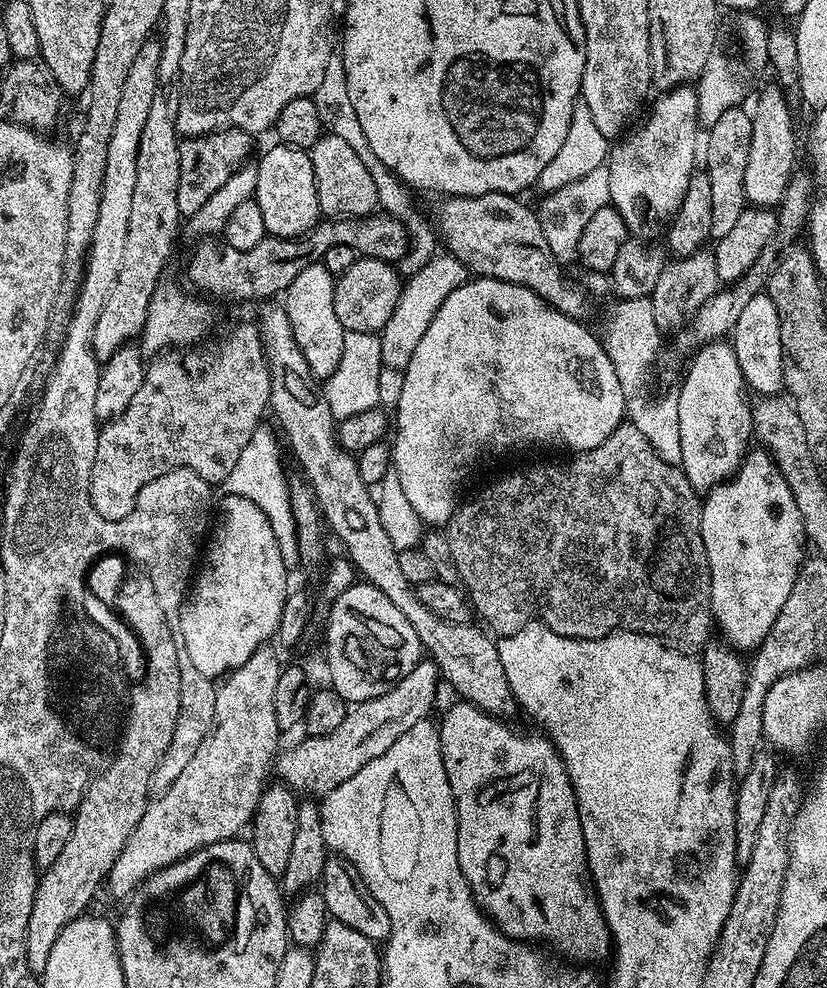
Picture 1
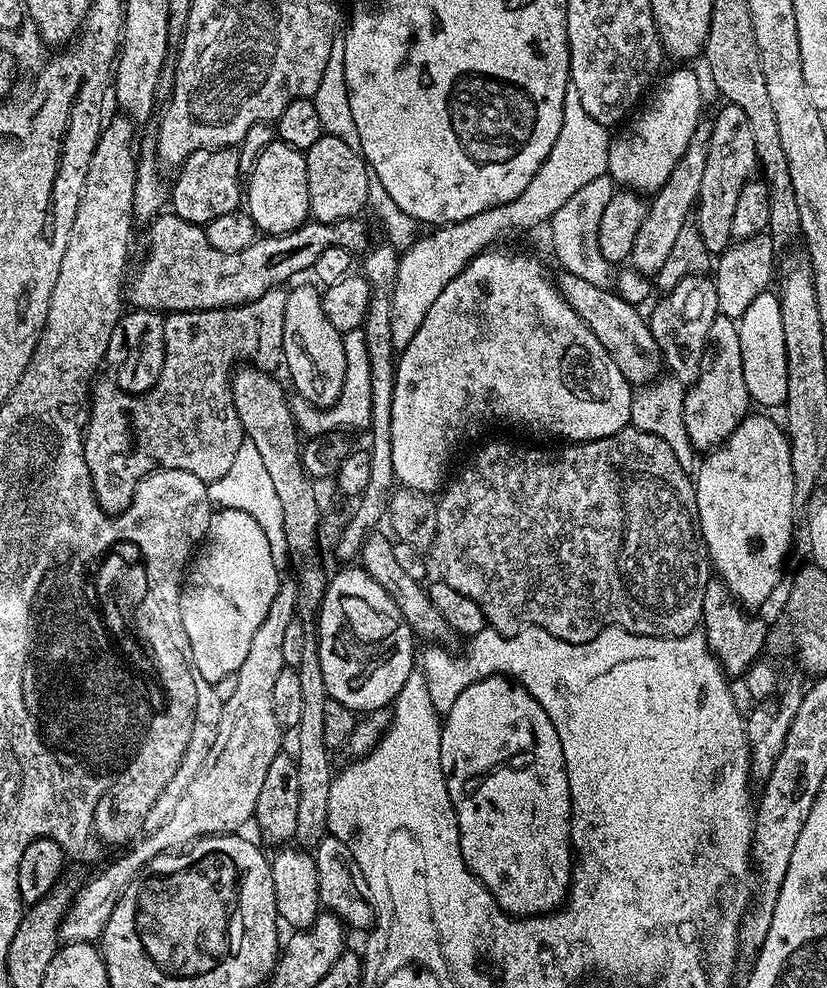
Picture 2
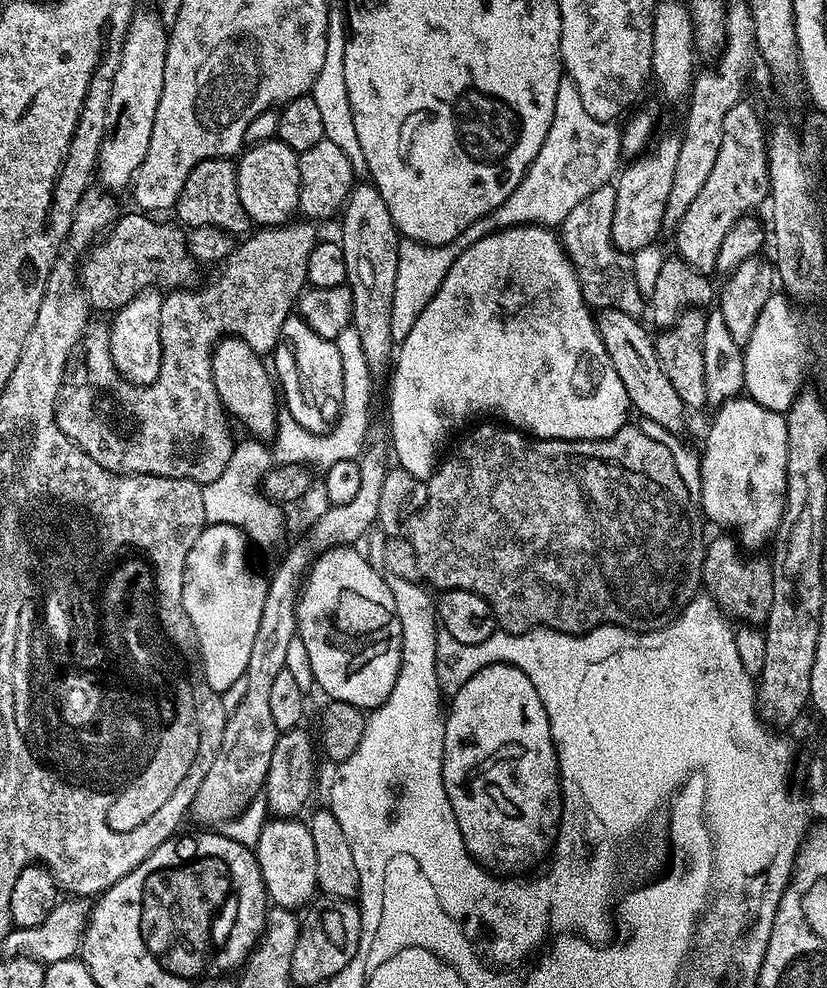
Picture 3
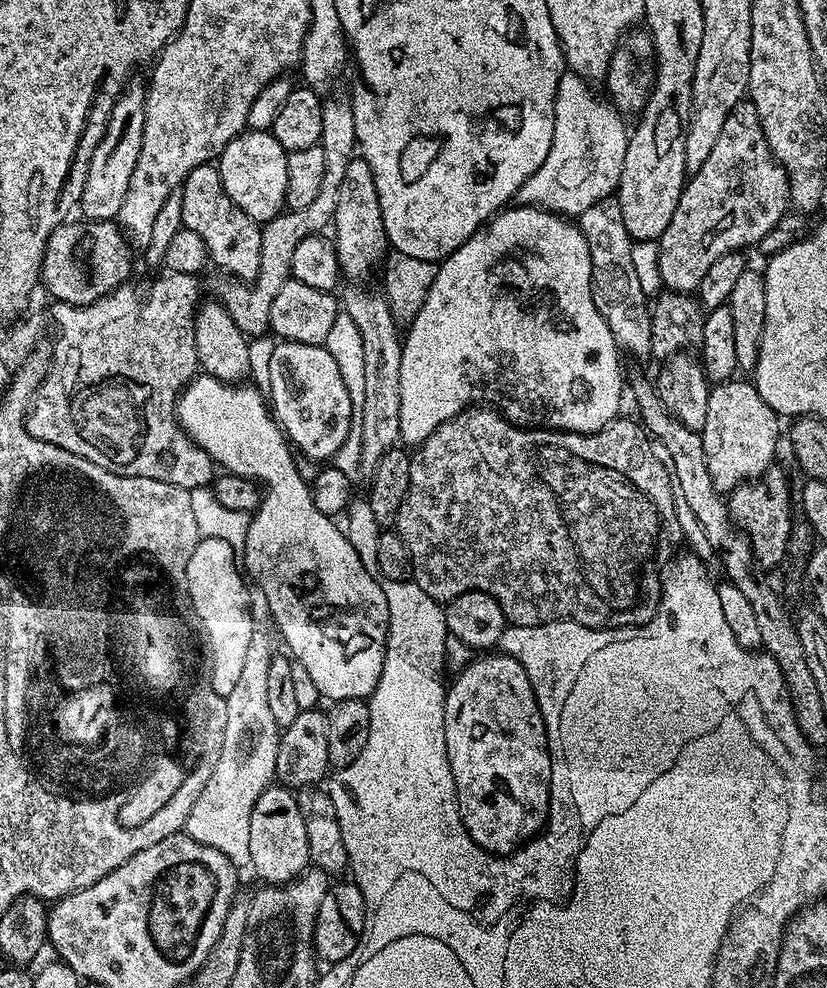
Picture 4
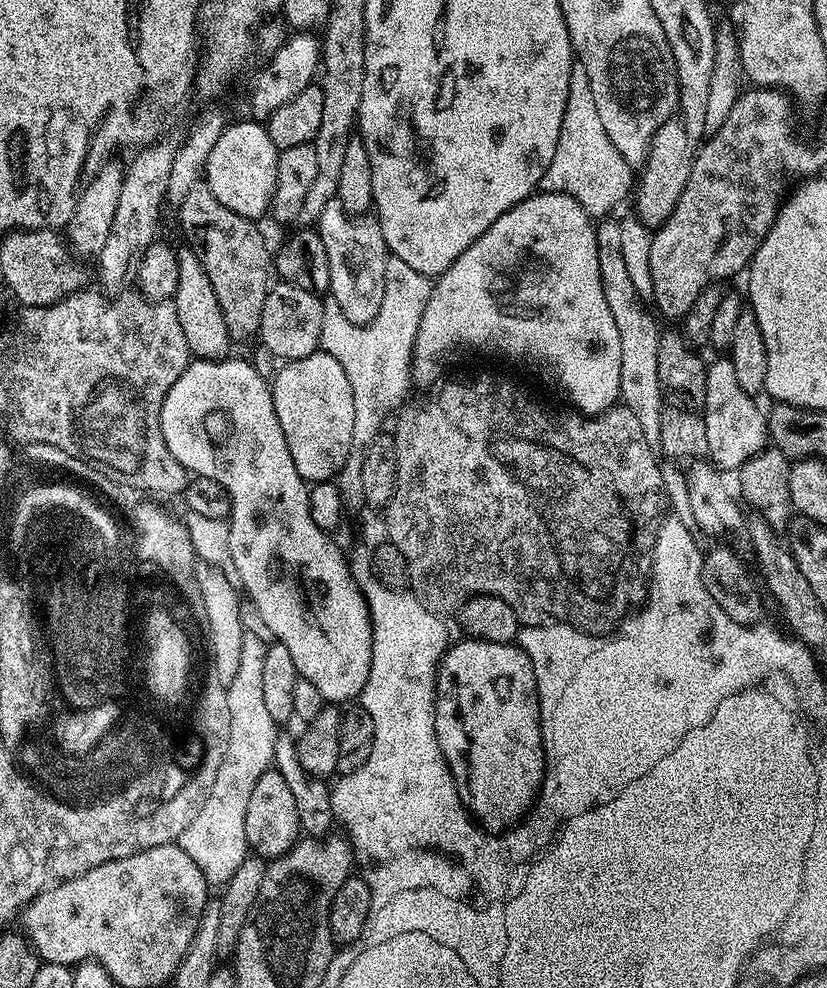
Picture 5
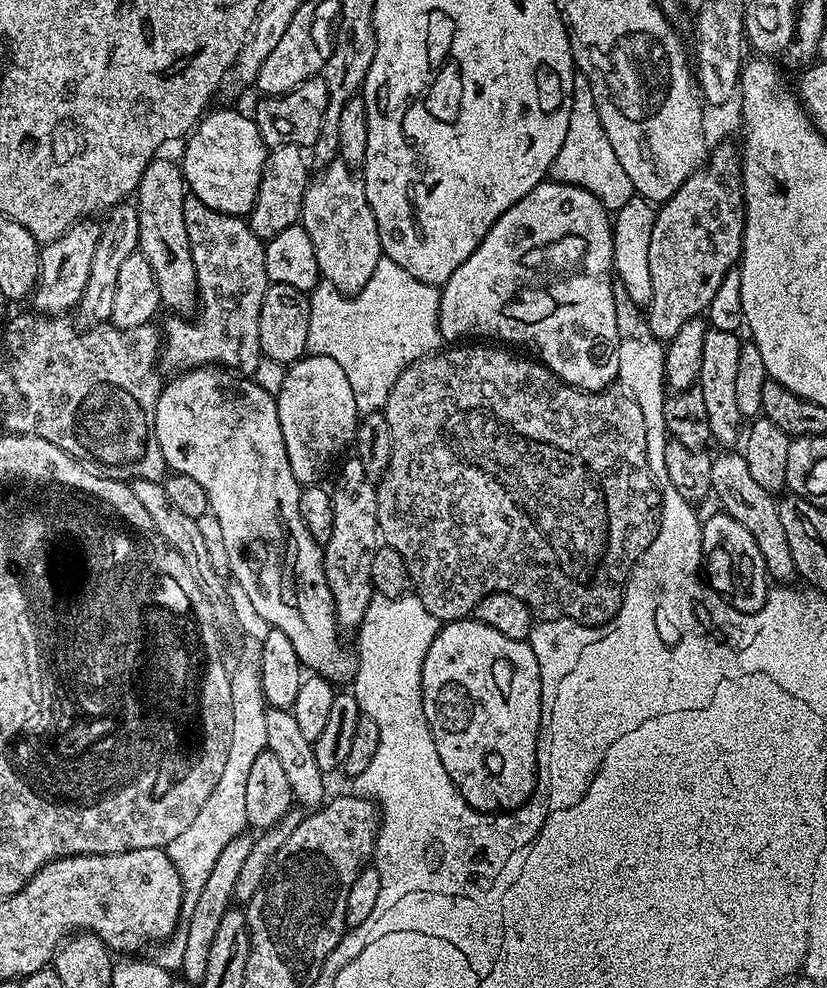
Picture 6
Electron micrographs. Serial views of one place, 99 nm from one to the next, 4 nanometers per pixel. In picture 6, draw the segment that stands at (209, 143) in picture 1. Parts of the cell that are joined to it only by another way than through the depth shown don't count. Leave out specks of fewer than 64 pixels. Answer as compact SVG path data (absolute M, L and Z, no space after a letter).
M191 194L184 198L184 217L194 254L198 315L185 318L176 314L162 324L159 367L165 373L179 374L191 368L219 366L251 377L262 359L258 318L270 283L266 274L265 241L256 237L247 219L210 210L206 202Z

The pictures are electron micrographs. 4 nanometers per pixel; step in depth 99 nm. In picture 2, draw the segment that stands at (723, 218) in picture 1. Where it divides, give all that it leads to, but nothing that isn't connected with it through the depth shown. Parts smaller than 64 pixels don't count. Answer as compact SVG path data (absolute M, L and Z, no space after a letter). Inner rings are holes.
M725 103L725 108L710 120L712 133L706 154L706 170L702 177L700 199L694 209L694 223L702 234L702 242L710 254L719 254L729 247L732 235L730 222L734 219L734 206L742 186L753 179L758 163L755 154L753 129L741 107ZM754 171L755 172L752 172Z

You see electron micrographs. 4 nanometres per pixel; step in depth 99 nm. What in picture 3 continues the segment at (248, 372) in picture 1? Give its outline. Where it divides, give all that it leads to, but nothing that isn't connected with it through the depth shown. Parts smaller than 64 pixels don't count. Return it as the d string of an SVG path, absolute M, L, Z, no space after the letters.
M296 223L257 227L256 233L253 231L241 248L240 245L233 247L232 255L215 269L216 276L210 277L204 288L184 286L169 291L163 297L161 369L152 385L132 385L120 376L111 360L109 329L104 324L93 323L84 333L80 361L78 356L64 377L64 386L60 389L56 405L57 426L108 472L173 476L192 480L201 486L214 482L214 478L226 470L226 462L230 462L234 439L230 417L218 398L218 390L214 390L212 352L216 343L225 336L237 336L250 346L250 350L261 354L275 353L282 326L286 318L293 315L294 305L308 284L306 262L310 258L310 250L314 250L318 243L315 223Z

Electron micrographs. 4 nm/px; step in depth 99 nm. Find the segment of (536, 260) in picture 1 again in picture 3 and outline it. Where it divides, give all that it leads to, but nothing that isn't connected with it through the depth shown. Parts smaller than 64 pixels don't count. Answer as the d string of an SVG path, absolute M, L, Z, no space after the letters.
M605 308L596 316L596 329L602 338L602 346L614 366L618 370L618 378L622 378L622 386L626 386L629 405L641 412L645 420L653 420L666 430L680 434L684 428L686 409L682 398L678 398L674 386L670 386L670 378L662 370L662 362L658 362L658 354L653 333L648 333L640 325L635 316L622 313L620 310Z

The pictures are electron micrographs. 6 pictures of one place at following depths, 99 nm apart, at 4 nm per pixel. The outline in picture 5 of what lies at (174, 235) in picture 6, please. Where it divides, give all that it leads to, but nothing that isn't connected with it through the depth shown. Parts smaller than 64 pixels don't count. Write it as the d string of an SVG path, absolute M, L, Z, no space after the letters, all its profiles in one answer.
M187 246L176 248L178 262L178 286L176 293L170 297L176 308L178 322L182 322L182 334L186 334L186 346L193 357L202 360L223 360L234 347L232 335L226 330L226 318L222 318L222 306L218 306L218 294L214 294L214 286L210 286L210 278L202 262Z

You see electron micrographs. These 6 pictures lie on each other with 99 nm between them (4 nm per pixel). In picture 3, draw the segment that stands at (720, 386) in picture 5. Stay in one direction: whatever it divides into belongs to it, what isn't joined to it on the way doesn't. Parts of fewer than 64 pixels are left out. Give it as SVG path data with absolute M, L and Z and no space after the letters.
M746 394L735 396L733 400L728 400L715 409L716 417L712 420L712 425L708 428L708 437L704 440L704 450L699 453L700 466L701 466L701 490L698 497L698 504L704 507L703 515L713 520L716 524L721 524L721 529L734 530L735 535L738 537L739 543L747 546L750 550L758 550L762 544L773 539L776 535L776 528L782 522L782 514L786 506L786 450L788 449L788 421L785 413L775 412L766 406L758 406L758 402L754 402Z

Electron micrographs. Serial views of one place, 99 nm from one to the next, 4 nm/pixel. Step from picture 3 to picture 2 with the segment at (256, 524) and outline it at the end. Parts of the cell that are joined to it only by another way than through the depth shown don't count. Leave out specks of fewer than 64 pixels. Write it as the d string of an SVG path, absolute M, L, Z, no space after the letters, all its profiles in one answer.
M245 439L242 446L238 446L238 454L234 457L230 470L226 470L222 478L208 484L208 497L217 509L229 508L242 514L250 514L250 518L254 518L254 522L262 526L266 542L270 542L270 555L274 558L274 566L281 570L289 567L282 505L278 502L278 494L274 494L274 482L270 482L270 474L266 474L266 465L258 455L254 442Z

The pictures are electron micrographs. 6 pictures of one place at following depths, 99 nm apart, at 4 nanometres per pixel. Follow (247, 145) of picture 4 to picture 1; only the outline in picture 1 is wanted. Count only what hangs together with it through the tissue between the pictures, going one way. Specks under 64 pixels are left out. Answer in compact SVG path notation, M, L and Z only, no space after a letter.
M279 142L273 145L256 164L258 186L254 198L258 202L258 210L262 210L269 236L301 236L321 219L312 157L302 148L291 148L289 144Z

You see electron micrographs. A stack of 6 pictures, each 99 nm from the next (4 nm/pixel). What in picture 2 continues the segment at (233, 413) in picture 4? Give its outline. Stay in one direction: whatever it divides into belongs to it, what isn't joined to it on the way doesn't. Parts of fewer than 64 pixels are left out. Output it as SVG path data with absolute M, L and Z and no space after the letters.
M344 566L341 572L332 572L328 588L320 603L316 617L316 639L320 642L322 678L331 699L342 702L355 712L381 711L395 701L405 685L406 678L413 672L415 635L406 623L397 604L370 574L360 566Z

